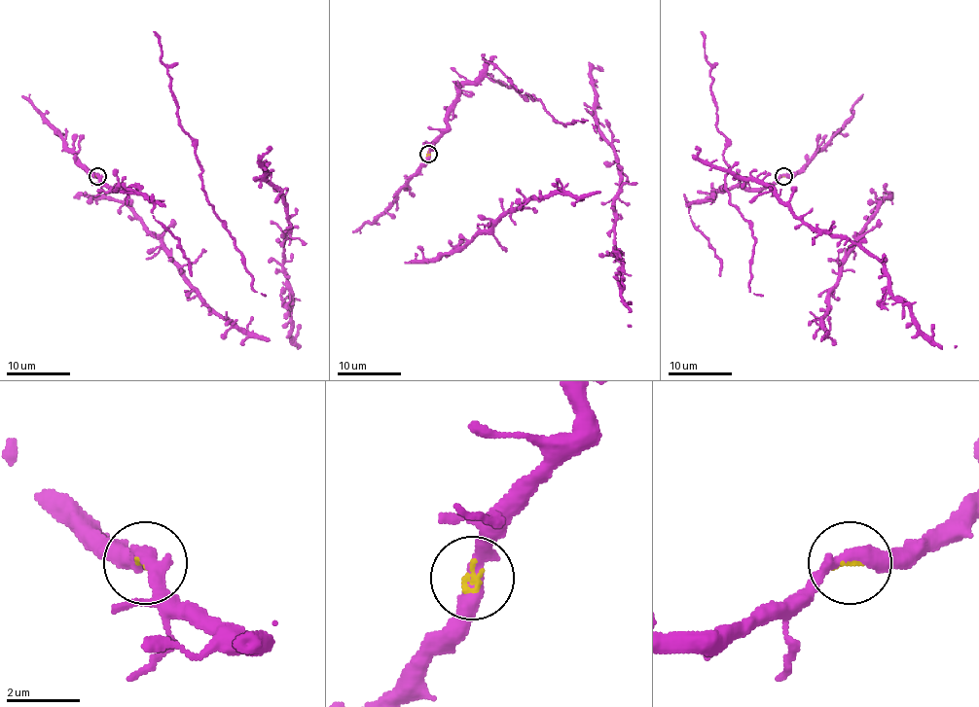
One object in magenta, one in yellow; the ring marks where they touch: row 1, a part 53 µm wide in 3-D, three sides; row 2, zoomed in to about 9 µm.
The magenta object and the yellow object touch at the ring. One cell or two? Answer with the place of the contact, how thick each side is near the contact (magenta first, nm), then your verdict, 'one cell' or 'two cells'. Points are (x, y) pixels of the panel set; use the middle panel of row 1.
at (428, 154); 400 nm thick on the magenta side, 120 nm on the other; one cell

